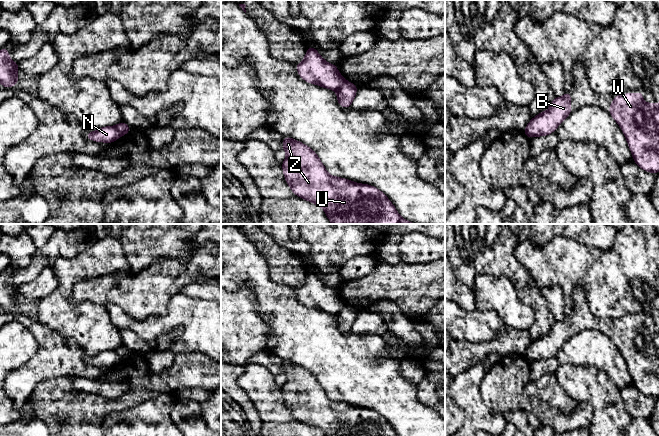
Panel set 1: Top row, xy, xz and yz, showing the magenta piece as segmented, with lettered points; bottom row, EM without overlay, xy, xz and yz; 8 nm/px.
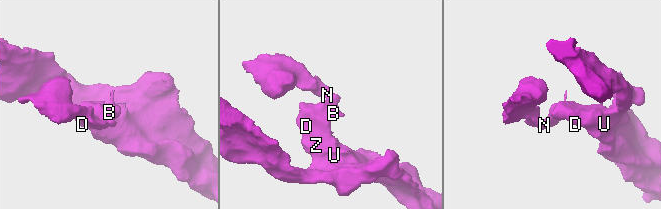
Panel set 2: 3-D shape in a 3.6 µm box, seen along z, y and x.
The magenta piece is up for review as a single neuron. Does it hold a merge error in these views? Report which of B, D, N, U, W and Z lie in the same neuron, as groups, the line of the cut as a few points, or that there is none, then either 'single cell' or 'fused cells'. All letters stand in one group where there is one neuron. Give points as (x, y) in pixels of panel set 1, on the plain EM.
B D U W Z / N | xz (345, 304), (336, 314) | fused cells

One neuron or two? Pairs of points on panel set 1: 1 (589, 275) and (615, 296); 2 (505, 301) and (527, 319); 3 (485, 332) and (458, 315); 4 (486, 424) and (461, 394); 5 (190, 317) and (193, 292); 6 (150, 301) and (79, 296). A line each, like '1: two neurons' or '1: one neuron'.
1: one neuron
2: one neuron
3: one neuron
4: one neuron
5: two neurons
6: one neuron

